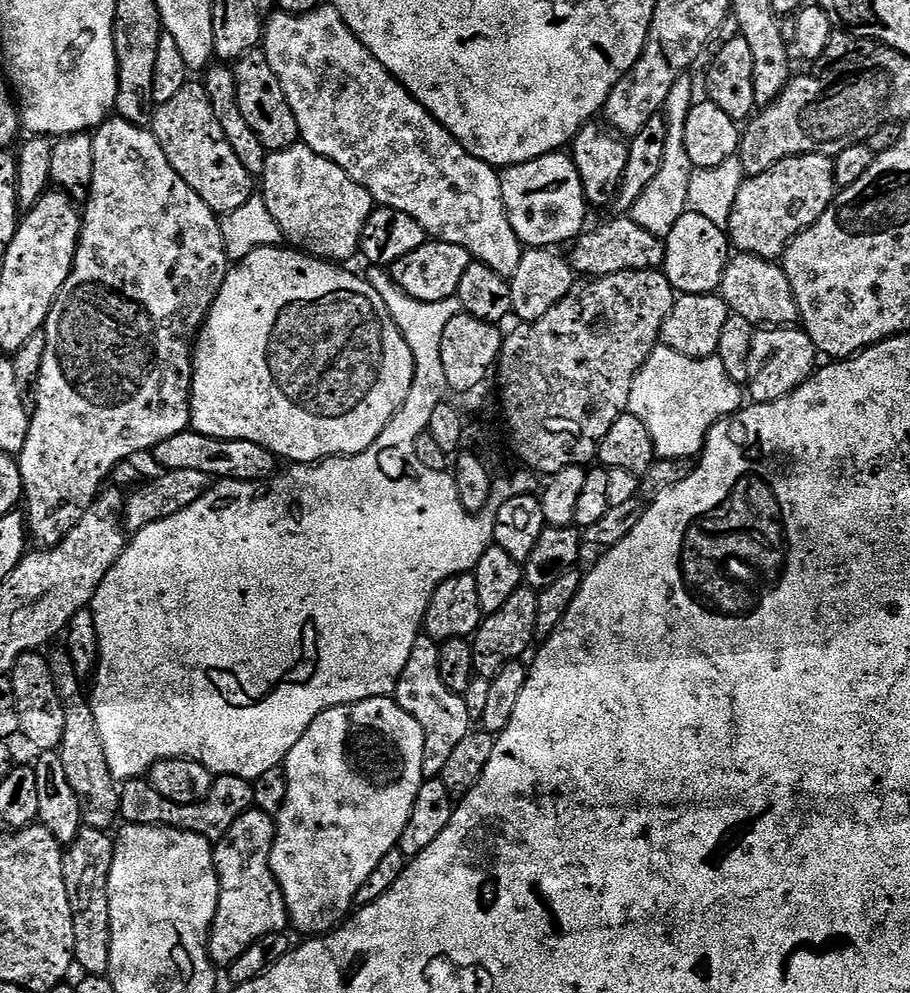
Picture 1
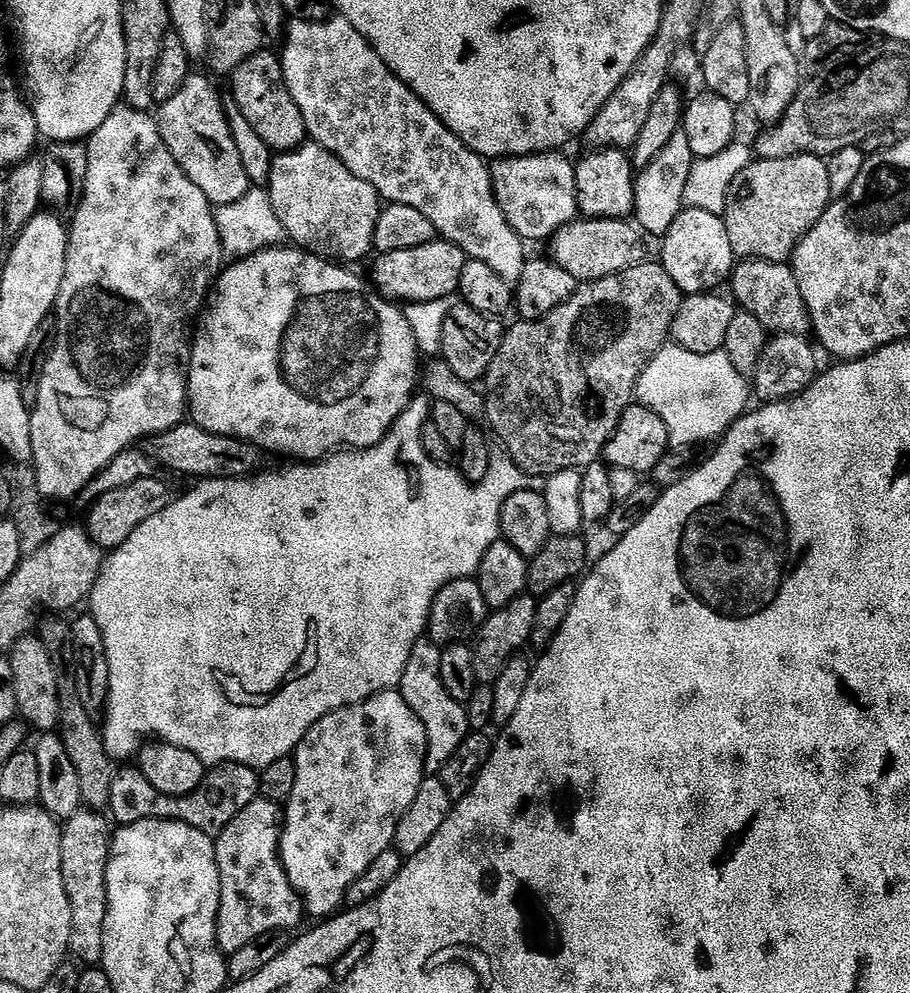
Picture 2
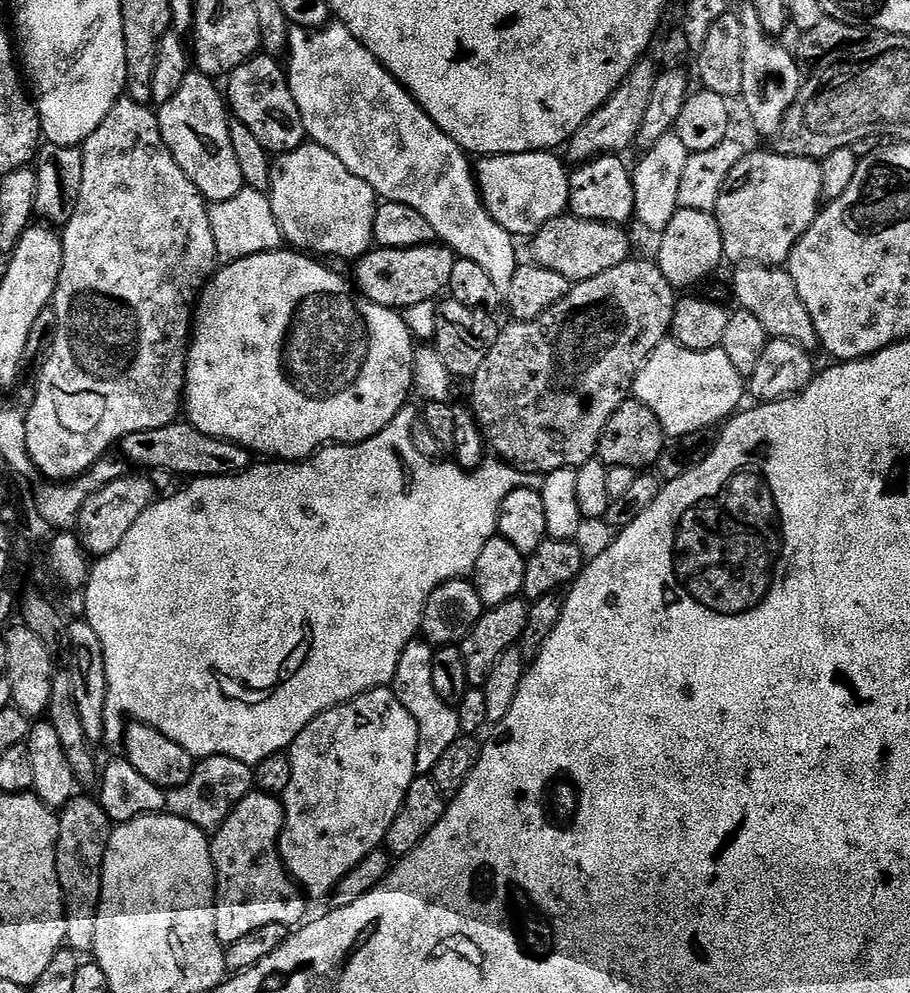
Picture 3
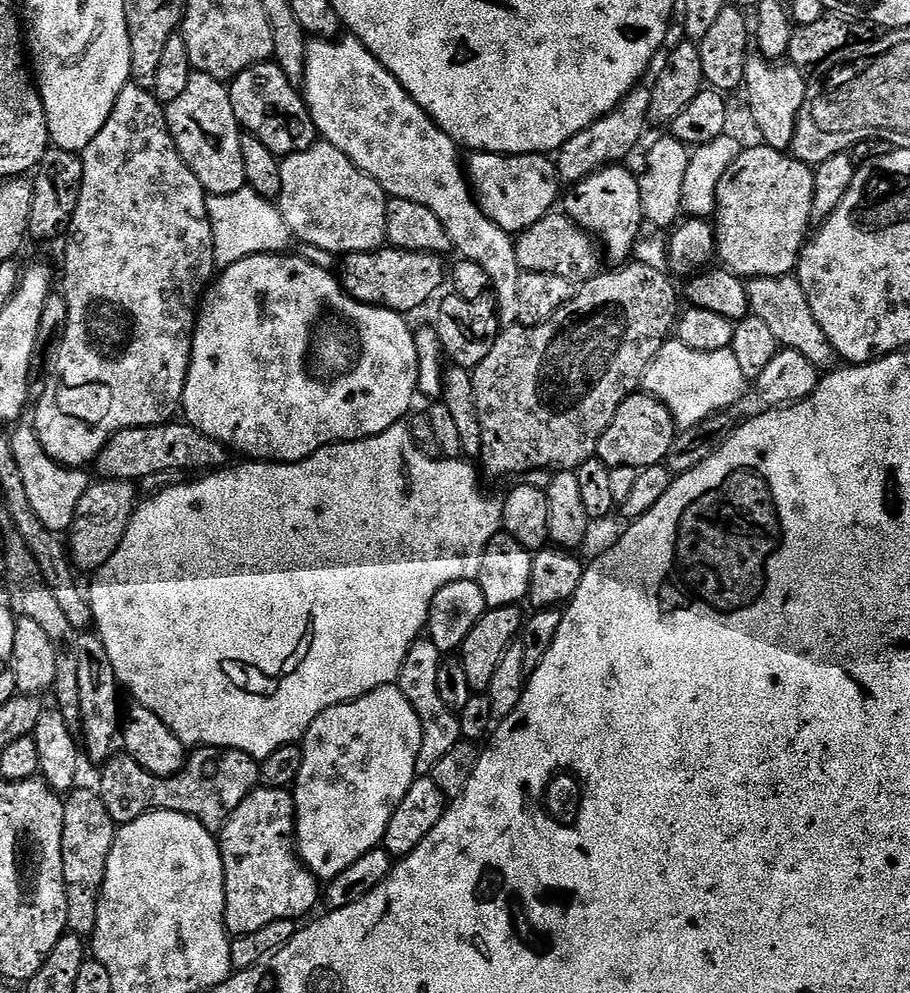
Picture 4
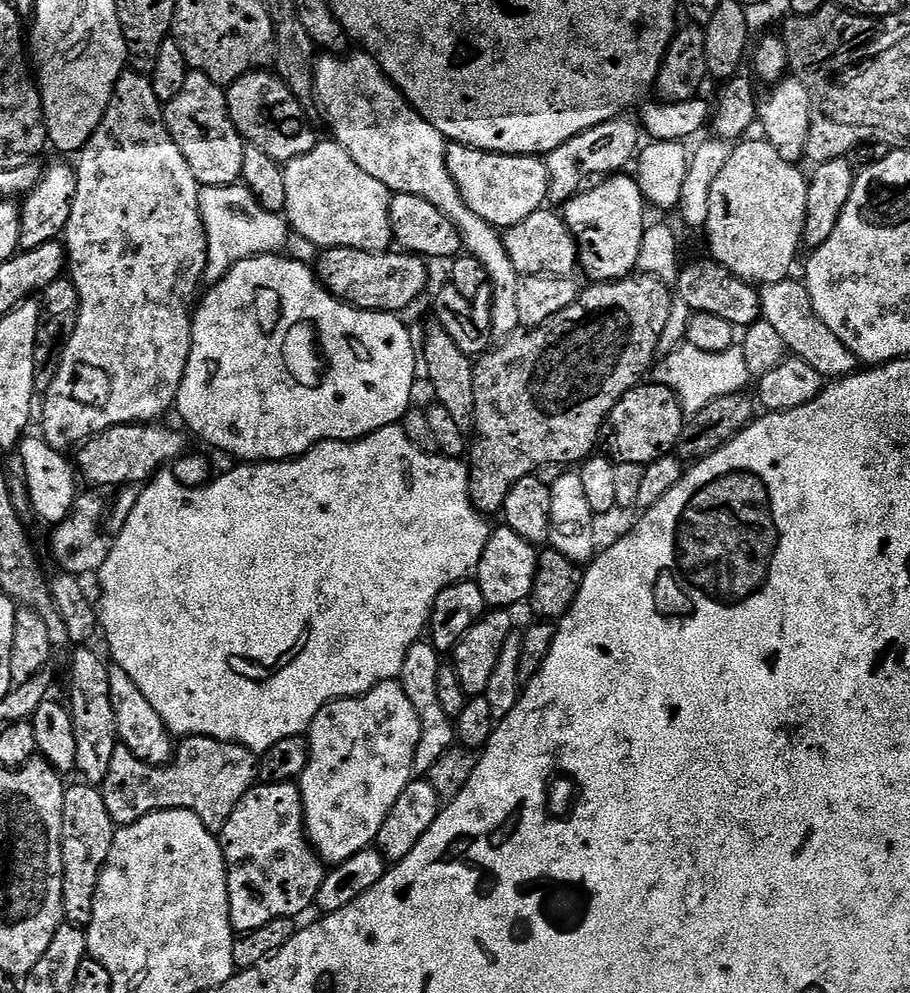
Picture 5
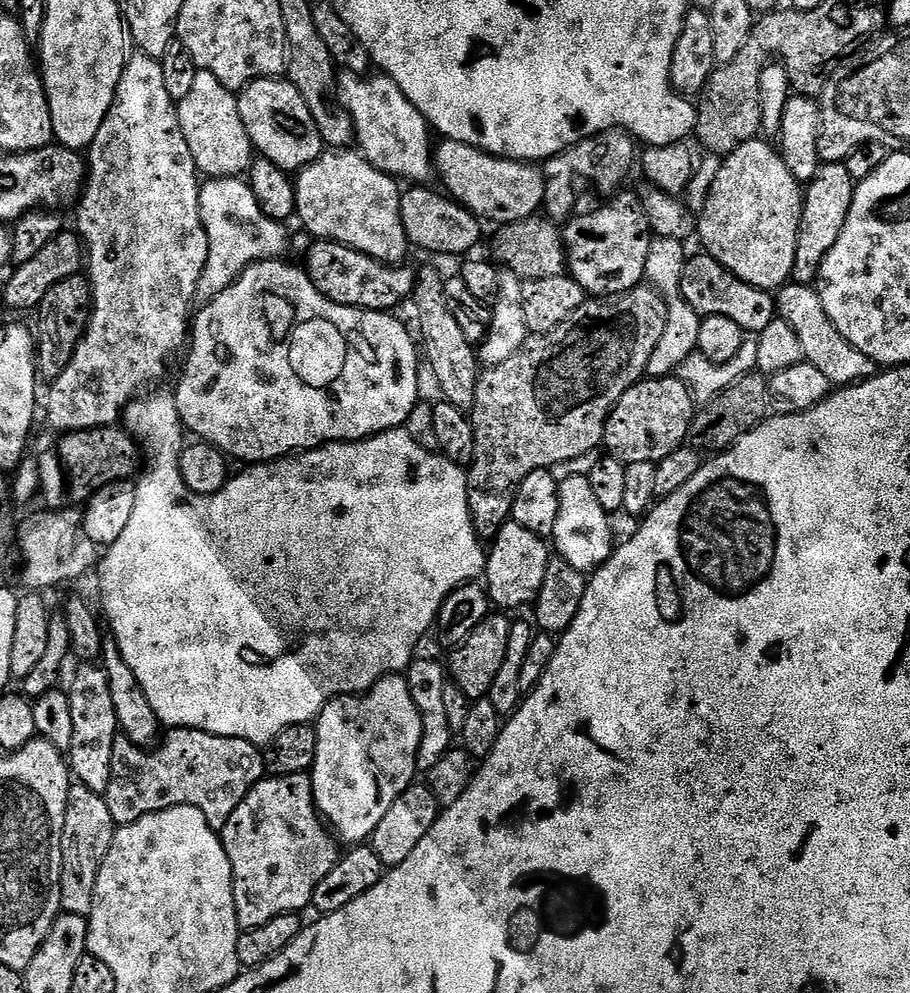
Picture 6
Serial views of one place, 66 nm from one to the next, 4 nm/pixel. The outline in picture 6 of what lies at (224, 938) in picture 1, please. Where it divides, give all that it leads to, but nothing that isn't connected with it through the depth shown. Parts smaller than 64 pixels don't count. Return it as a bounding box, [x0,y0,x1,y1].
[220,771,342,930]

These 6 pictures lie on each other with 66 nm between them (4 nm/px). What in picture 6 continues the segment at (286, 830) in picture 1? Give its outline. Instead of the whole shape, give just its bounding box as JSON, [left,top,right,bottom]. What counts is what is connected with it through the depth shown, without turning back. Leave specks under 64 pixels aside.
[310,674,422,845]

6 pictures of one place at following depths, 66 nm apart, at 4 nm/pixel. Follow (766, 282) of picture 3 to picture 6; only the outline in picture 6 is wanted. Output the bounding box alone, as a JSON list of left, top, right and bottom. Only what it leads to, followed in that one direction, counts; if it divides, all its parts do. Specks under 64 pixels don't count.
[775,282,878,386]

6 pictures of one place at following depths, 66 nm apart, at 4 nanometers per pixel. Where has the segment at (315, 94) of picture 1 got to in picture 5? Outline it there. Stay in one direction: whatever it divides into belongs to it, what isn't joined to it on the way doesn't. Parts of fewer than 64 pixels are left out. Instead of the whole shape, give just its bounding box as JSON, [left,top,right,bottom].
[314,54,522,338]

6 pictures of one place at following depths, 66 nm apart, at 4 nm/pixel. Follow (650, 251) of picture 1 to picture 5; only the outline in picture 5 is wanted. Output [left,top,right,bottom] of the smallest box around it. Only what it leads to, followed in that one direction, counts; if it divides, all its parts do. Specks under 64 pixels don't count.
[502,206,580,277]

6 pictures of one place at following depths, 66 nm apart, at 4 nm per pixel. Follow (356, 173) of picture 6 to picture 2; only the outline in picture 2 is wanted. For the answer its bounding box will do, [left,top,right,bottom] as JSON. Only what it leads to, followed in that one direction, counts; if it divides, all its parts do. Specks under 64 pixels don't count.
[266,142,382,262]

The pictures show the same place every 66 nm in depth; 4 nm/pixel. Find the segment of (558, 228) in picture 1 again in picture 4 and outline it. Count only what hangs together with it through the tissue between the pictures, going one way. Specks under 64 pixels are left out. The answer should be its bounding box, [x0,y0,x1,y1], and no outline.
[466,152,562,233]

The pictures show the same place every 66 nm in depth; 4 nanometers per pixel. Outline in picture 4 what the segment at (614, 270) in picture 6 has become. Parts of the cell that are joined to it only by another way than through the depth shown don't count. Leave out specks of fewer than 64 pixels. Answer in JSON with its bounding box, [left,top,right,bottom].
[562,166,646,266]

